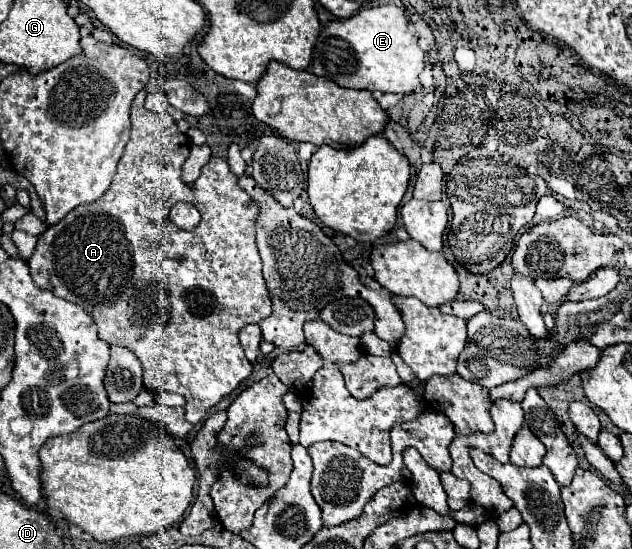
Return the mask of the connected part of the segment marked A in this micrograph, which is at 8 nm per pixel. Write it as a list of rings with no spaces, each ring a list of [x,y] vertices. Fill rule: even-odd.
[[[140,91],[132,103],[130,141],[106,195],[94,203],[78,205],[58,225],[50,225],[38,237],[28,267],[36,285],[82,305],[94,317],[100,339],[126,347],[140,359],[146,389],[184,395],[186,419],[202,423],[212,407],[252,373],[238,331],[272,313],[256,247],[258,207],[238,187],[238,177],[230,173],[222,157],[212,157],[202,169],[196,187],[186,187],[182,183],[182,163],[188,159],[188,137],[176,129],[168,113],[146,111],[144,99],[146,91]],[[180,201],[192,203],[202,215],[202,221],[192,231],[178,229],[168,217],[170,207]]]

